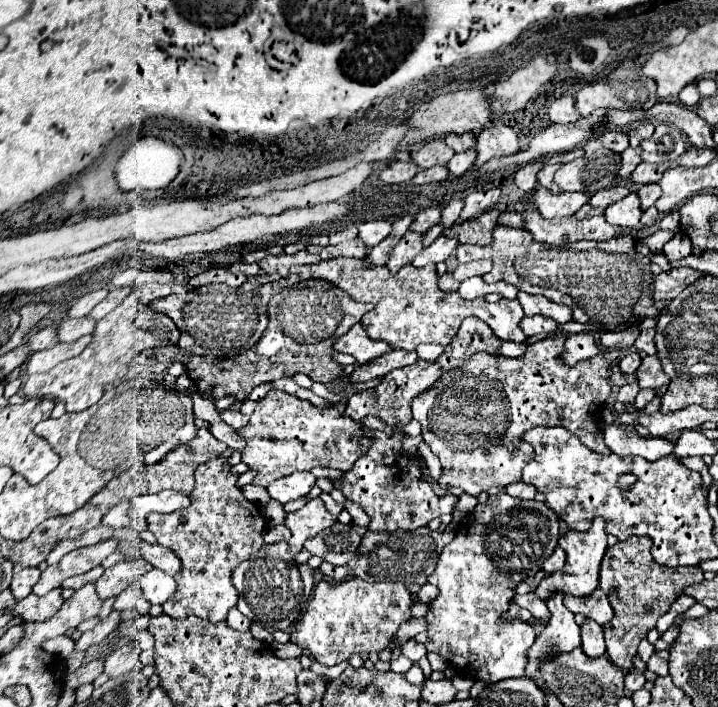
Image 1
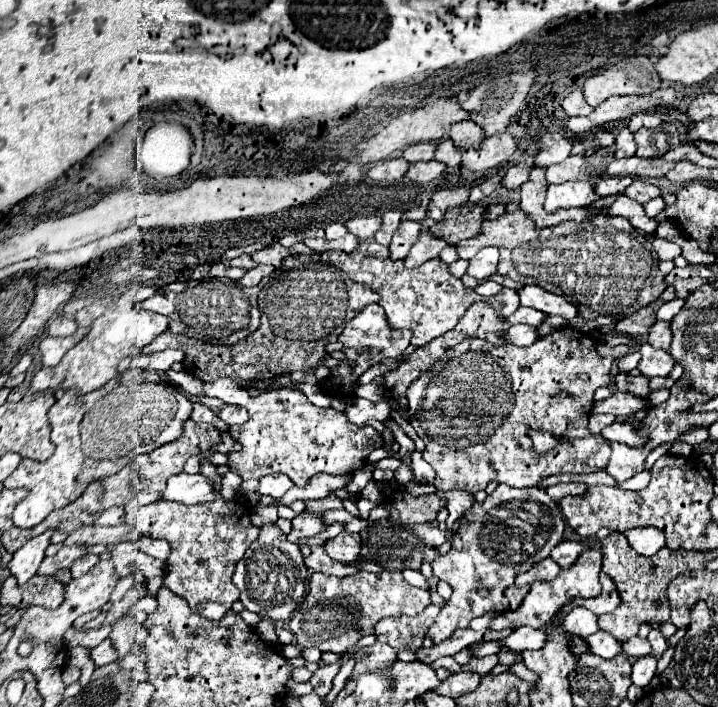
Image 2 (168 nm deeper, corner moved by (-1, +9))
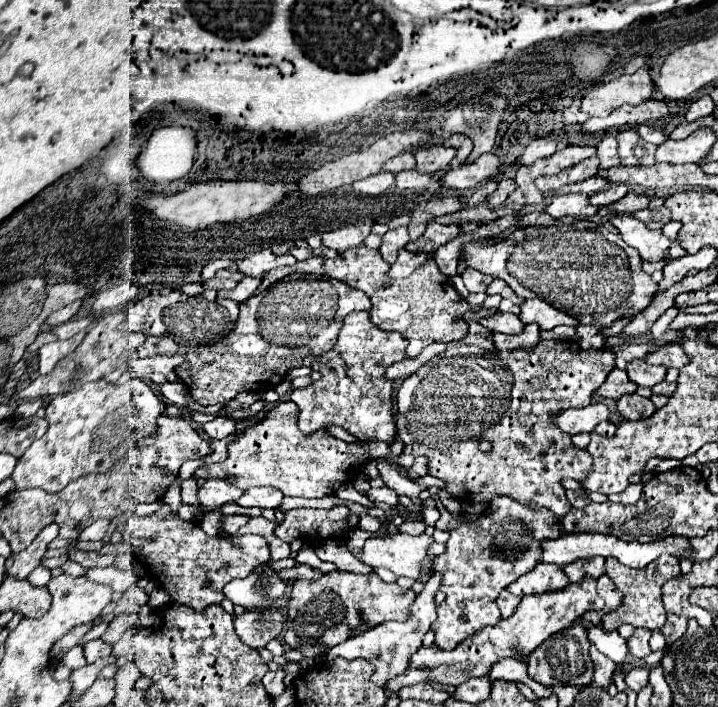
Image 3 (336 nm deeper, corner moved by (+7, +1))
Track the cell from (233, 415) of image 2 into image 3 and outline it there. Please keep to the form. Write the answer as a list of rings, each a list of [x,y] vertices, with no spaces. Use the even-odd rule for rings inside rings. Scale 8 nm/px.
[[[214,418],[212,422],[206,422],[202,426],[202,430],[208,434],[208,438],[214,438],[214,440],[222,440],[230,434],[236,432],[236,424],[228,418]]]

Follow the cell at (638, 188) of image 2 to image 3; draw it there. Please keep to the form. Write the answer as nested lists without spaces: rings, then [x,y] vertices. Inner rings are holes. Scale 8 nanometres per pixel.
[[[628,192],[622,200],[610,204],[610,214],[634,214],[638,210],[648,208],[648,196],[638,196],[634,192]]]

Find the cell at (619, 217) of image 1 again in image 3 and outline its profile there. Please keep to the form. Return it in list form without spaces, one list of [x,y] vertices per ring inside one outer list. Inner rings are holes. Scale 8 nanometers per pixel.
[[[614,216],[610,220],[624,242],[640,252],[640,258],[646,262],[668,262],[668,248],[672,240],[662,234],[662,230],[650,230],[644,222],[634,216]]]

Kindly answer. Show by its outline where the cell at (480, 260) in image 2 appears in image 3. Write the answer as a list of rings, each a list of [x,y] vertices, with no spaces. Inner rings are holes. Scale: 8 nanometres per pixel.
[[[466,268],[466,272],[462,274],[462,280],[464,280],[464,286],[470,290],[470,292],[484,292],[486,286],[492,282],[490,276],[474,270],[474,268]]]

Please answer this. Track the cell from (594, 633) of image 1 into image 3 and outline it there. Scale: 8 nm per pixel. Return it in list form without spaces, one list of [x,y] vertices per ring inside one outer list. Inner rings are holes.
[[[592,644],[592,648],[590,648],[590,656],[592,656],[592,662],[594,662],[594,680],[592,680],[592,682],[594,682],[598,688],[608,690],[608,686],[612,684],[612,674],[614,674],[614,670],[616,670],[616,664],[614,664],[608,656],[600,654],[594,644]]]

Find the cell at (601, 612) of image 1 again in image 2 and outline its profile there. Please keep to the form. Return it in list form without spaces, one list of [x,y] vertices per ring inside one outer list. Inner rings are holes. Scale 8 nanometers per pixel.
[[[602,574],[602,592],[600,596],[596,598],[582,598],[582,600],[572,600],[572,604],[576,606],[584,606],[588,610],[592,610],[594,614],[606,614],[606,612],[614,612],[620,604],[620,598],[618,598],[618,590],[614,586],[614,582]]]

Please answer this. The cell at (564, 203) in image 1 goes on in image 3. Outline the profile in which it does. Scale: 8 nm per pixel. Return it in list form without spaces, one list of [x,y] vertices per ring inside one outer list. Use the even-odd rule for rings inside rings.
[[[566,194],[566,196],[554,196],[554,200],[552,200],[552,204],[546,208],[546,212],[552,216],[552,218],[556,218],[556,220],[560,220],[560,218],[564,218],[564,216],[576,216],[576,218],[590,218],[590,216],[594,216],[596,212],[598,212],[598,208],[596,206],[592,206],[590,202],[588,202],[588,198],[586,196],[582,196],[582,194]]]

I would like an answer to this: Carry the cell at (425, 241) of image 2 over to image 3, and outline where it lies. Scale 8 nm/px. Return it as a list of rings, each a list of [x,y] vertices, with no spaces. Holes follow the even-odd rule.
[[[402,248],[402,252],[398,252],[396,262],[390,266],[388,276],[390,278],[406,278],[424,262],[426,262],[426,254],[412,254]]]

